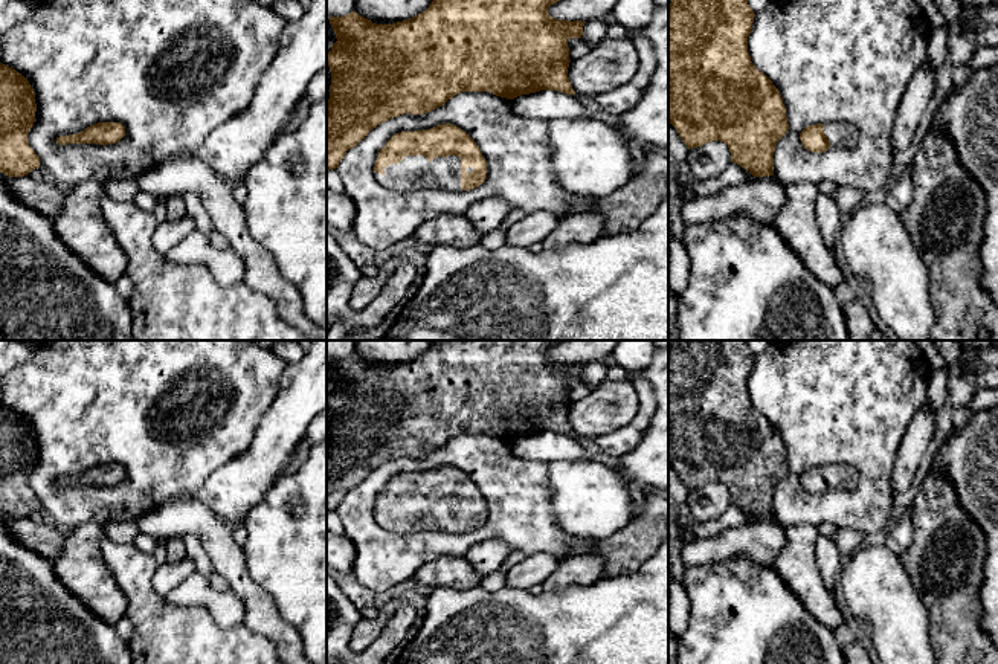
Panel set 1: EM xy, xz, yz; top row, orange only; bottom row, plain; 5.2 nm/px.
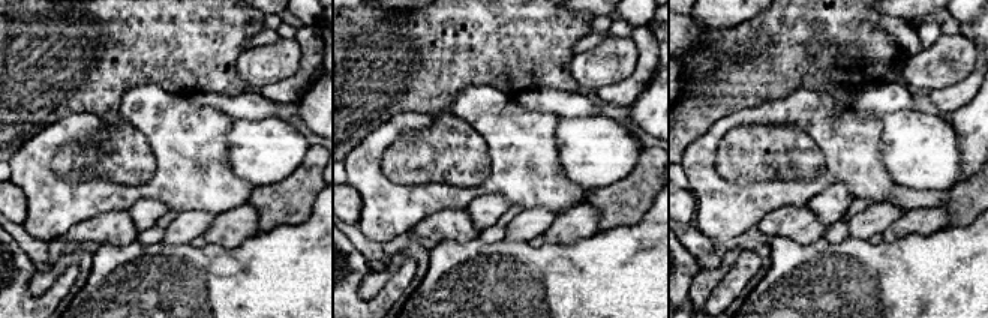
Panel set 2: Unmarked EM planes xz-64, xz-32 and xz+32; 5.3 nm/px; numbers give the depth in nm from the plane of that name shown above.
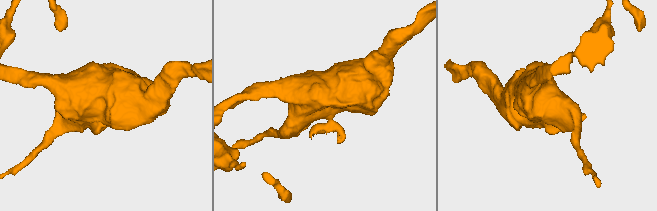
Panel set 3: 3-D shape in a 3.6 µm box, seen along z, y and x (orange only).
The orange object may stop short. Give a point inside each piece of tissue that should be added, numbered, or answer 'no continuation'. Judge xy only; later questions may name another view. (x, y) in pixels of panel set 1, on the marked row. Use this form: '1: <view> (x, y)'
no continuation

